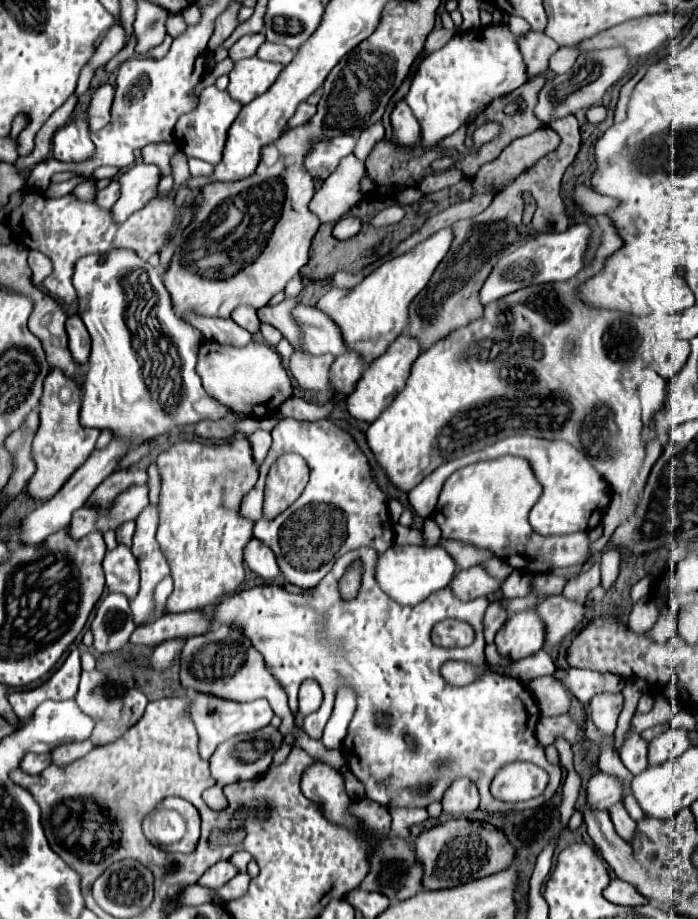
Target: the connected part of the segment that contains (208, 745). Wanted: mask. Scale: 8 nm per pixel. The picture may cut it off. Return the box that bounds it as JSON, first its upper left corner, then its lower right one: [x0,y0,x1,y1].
[190,692,274,760]

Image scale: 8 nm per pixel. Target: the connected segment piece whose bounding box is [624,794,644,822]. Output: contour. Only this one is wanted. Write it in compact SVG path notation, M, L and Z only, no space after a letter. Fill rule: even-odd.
M628 794L626 796L626 800L624 800L624 806L626 806L626 810L628 810L628 814L630 814L630 818L632 820L642 820L644 818L644 812L642 812L642 808L638 806L638 802L634 802L634 796L632 794Z

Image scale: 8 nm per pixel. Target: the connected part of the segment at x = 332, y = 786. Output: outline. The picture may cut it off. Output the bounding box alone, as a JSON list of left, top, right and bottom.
[302,762,356,826]

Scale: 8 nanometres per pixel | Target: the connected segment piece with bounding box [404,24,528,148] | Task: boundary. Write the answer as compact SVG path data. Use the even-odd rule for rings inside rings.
M492 24L470 32L458 32L446 46L430 54L418 66L404 100L420 124L422 146L430 148L438 140L454 134L474 110L514 92L526 80L526 64L514 34L508 26Z

